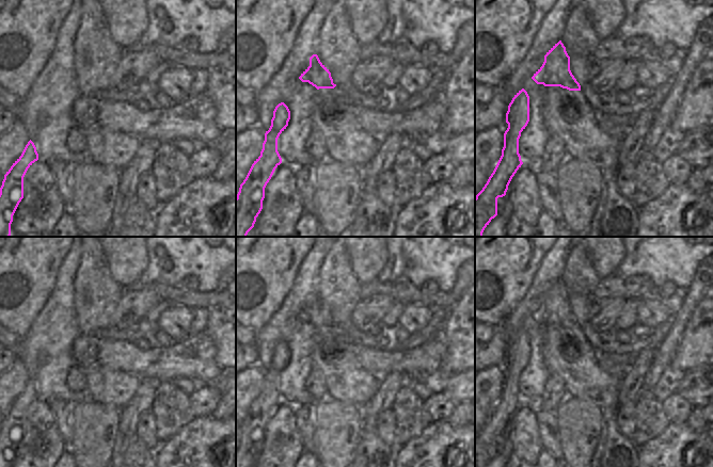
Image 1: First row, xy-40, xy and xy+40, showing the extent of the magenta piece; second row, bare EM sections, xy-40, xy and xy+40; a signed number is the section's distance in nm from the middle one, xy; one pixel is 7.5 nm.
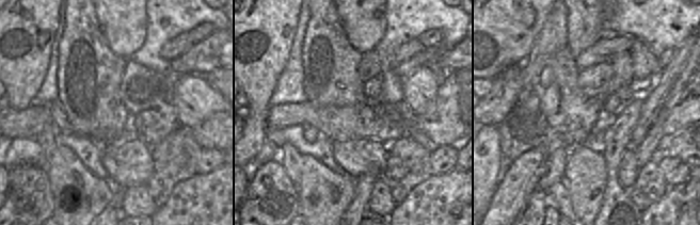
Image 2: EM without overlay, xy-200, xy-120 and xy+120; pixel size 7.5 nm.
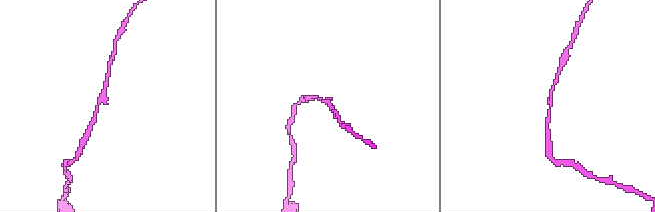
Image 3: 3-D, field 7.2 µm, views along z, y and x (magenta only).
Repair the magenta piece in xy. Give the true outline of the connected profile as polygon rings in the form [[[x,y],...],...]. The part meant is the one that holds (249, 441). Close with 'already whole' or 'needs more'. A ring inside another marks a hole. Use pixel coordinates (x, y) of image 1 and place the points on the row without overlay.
[[[281,341],[274,350],[271,365],[265,372],[260,394],[252,403],[245,418],[240,423],[236,436],[236,467],[253,467],[263,448],[265,426],[275,407],[282,402],[278,390],[278,377],[288,365],[290,350]]]; already whole

